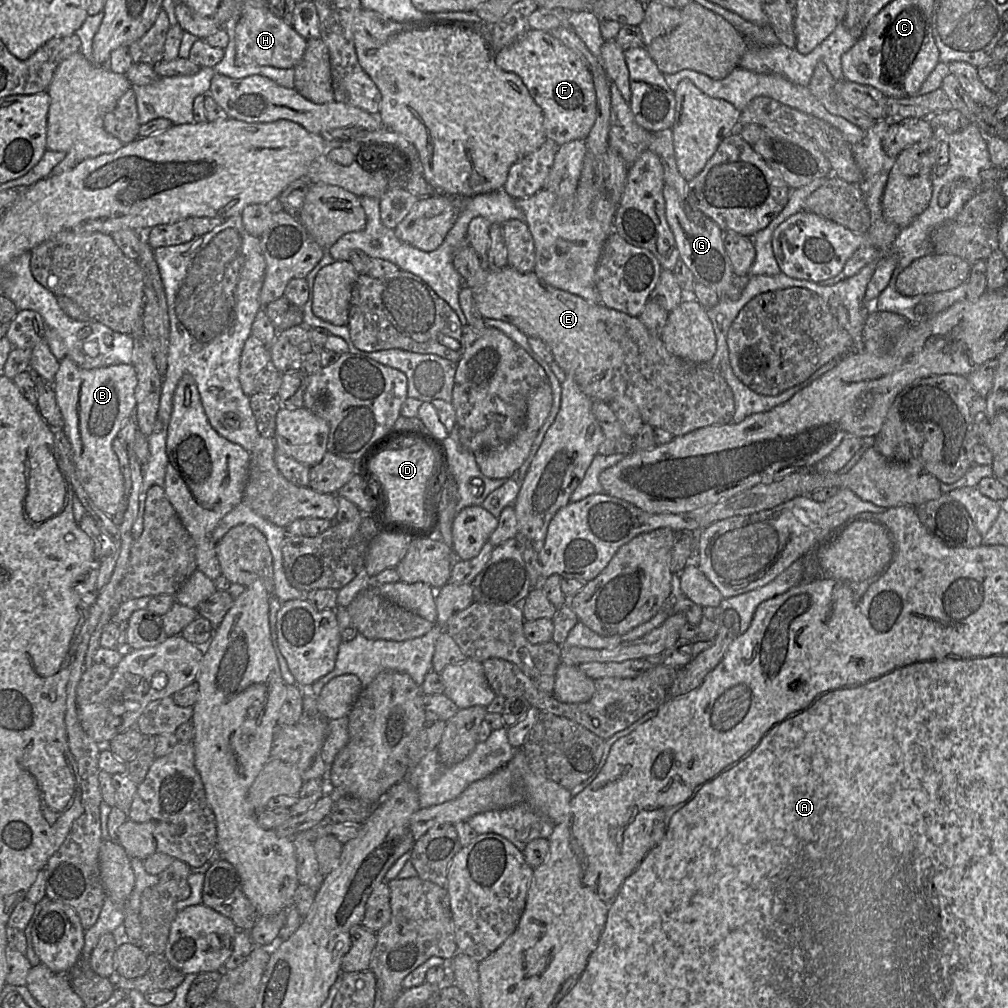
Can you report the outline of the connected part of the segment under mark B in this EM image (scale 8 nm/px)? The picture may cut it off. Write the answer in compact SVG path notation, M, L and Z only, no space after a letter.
M67 356L60 360L52 383L78 478L92 503L110 517L121 509L124 494L124 477L112 444L126 419L134 415L136 385L131 364L83 369Z

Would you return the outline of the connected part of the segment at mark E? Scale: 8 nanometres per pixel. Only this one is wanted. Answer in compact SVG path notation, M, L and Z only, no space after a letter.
M510 266L502 269L490 269L486 282L479 288L471 288L474 292L474 299L478 313L484 319L495 319L509 323L519 329L526 336L543 341L553 354L554 361L571 377L580 389L592 400L609 403L617 399L629 399L637 408L637 411L645 424L653 428L660 428L673 434L675 437L685 435L694 430L720 424L733 422L735 412L735 401L733 392L726 383L720 370L709 362L693 363L672 354L659 336L650 334L644 324L637 317L609 309L600 303L590 303L583 298L549 286L538 278L535 273L520 273Z

